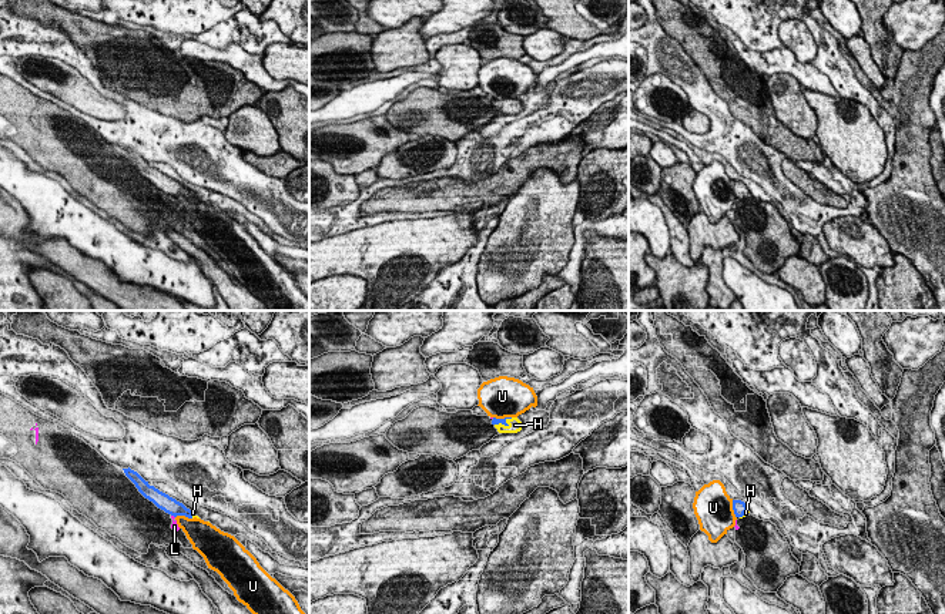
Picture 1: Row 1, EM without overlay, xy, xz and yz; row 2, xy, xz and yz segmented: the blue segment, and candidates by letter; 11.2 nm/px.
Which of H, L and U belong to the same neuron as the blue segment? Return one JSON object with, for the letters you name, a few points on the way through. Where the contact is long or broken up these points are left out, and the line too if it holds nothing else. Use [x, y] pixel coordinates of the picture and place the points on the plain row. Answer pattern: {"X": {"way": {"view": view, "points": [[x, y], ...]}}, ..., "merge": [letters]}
{"H": {"way": {"view": "xz", "points": [[495, 101], [503, 104], [515, 106]]}}, "merge": ["H"]}

